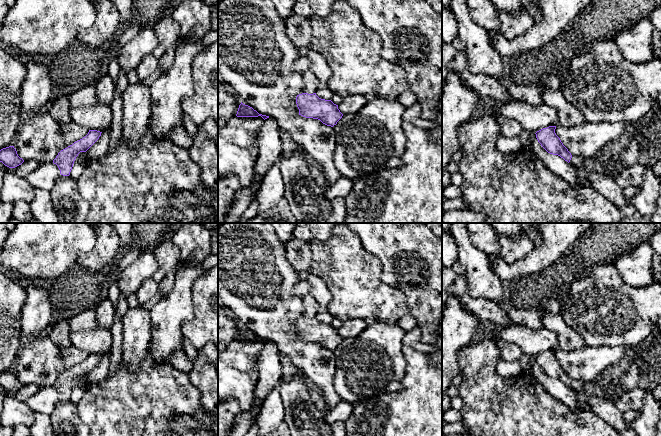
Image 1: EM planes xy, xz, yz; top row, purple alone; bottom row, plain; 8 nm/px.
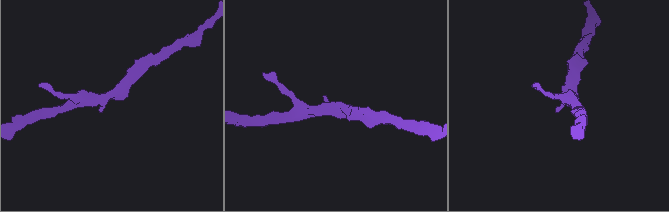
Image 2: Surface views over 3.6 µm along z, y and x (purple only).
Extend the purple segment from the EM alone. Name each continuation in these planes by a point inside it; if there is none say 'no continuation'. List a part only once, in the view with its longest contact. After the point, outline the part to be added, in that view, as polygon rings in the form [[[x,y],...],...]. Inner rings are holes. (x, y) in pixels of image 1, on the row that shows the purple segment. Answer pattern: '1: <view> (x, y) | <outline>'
no continuation

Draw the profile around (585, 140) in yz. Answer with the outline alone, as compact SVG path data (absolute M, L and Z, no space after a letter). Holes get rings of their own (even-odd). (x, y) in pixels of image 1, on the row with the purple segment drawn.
M585 122L574 127L557 125L555 133L572 156L591 158L608 142L622 136L626 126L625 122Z

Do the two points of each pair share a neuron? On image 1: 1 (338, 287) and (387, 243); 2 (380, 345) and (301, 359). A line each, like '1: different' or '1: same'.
1: different
2: different

